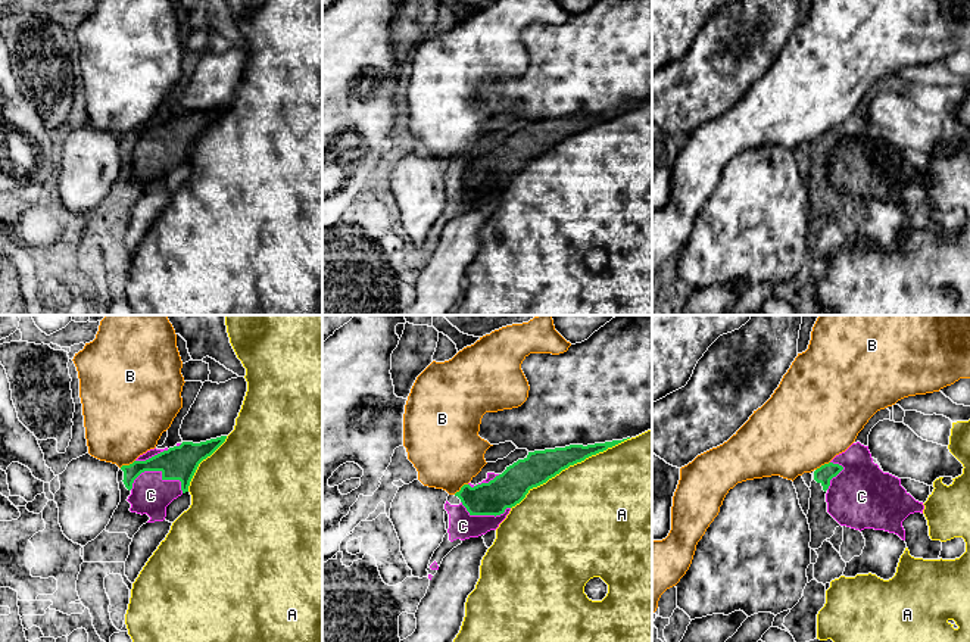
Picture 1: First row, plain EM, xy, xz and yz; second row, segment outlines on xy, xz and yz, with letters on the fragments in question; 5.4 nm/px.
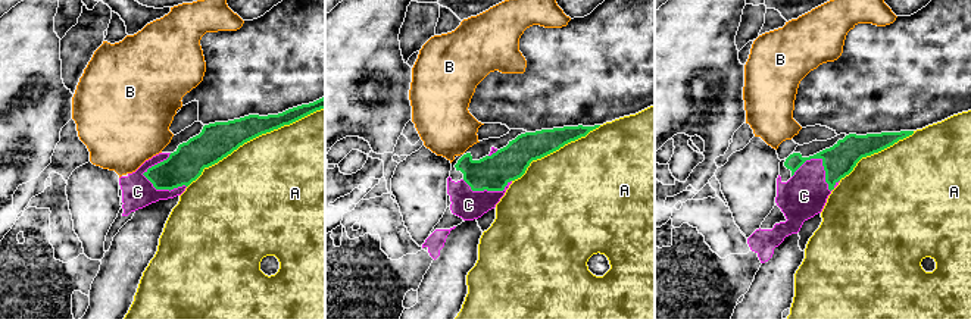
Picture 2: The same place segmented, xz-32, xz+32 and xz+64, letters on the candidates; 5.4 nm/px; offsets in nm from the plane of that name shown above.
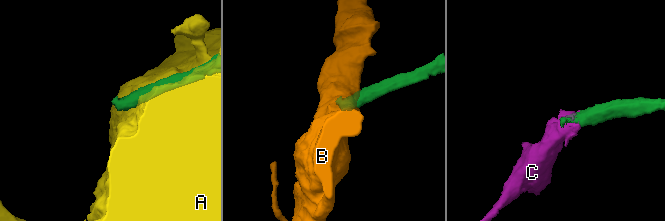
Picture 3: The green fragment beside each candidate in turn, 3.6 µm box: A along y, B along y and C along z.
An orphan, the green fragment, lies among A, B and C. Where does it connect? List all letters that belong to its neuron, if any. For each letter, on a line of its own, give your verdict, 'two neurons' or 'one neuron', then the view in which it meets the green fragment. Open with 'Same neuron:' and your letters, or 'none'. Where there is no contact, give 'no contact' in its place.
Same neuron: C
A: two neurons | xz
B: two neurons | xy
C: one neuron | xy

